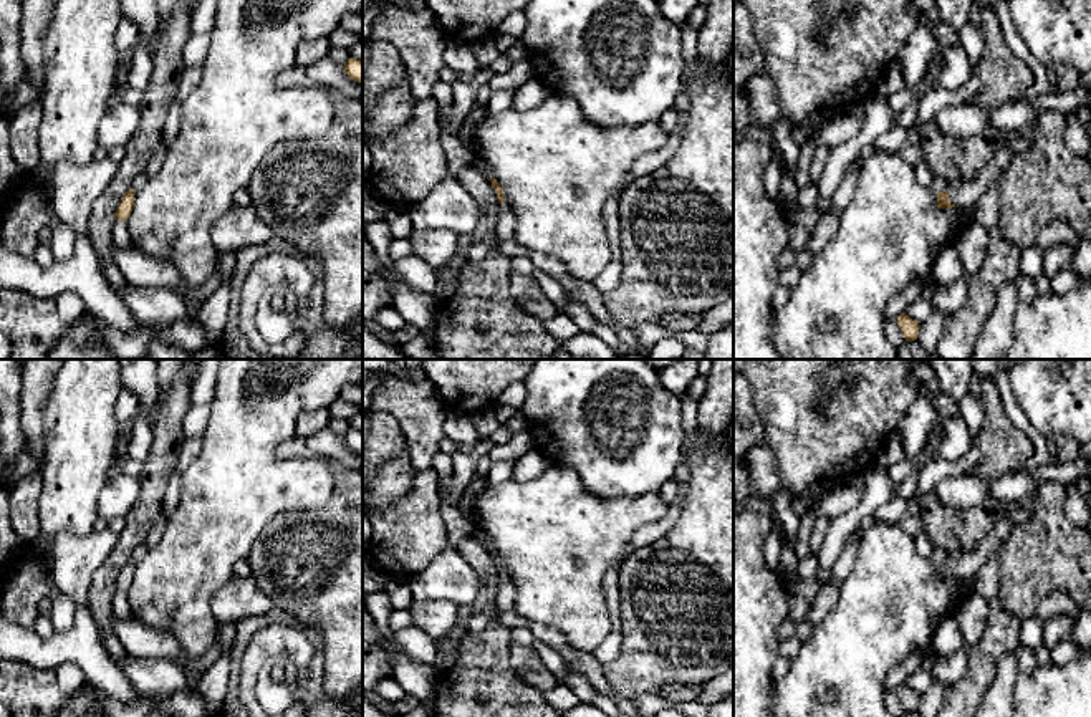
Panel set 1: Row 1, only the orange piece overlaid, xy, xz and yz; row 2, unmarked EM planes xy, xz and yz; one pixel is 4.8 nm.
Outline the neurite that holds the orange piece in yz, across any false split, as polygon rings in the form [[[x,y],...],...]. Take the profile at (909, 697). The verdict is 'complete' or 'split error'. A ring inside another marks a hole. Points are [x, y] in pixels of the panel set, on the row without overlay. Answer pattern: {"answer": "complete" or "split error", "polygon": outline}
{"answer": "complete", "polygon": [[[902,684],[897,689],[897,695],[899,695],[906,712],[914,712],[919,709],[920,695],[916,691],[912,691],[911,687],[907,687],[906,684]]]}

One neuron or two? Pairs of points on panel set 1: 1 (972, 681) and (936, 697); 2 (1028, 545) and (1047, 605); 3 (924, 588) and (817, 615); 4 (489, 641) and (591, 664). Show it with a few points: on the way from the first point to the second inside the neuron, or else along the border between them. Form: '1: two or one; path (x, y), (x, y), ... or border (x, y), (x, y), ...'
1: two; border (947, 689), (944, 699)
2: two; border (1073, 600), (1063, 591), (1052, 591), (1035, 613)
3: two; border (840, 587), (836, 603), (813, 628)
4: two; border (500, 621), (512, 630)

